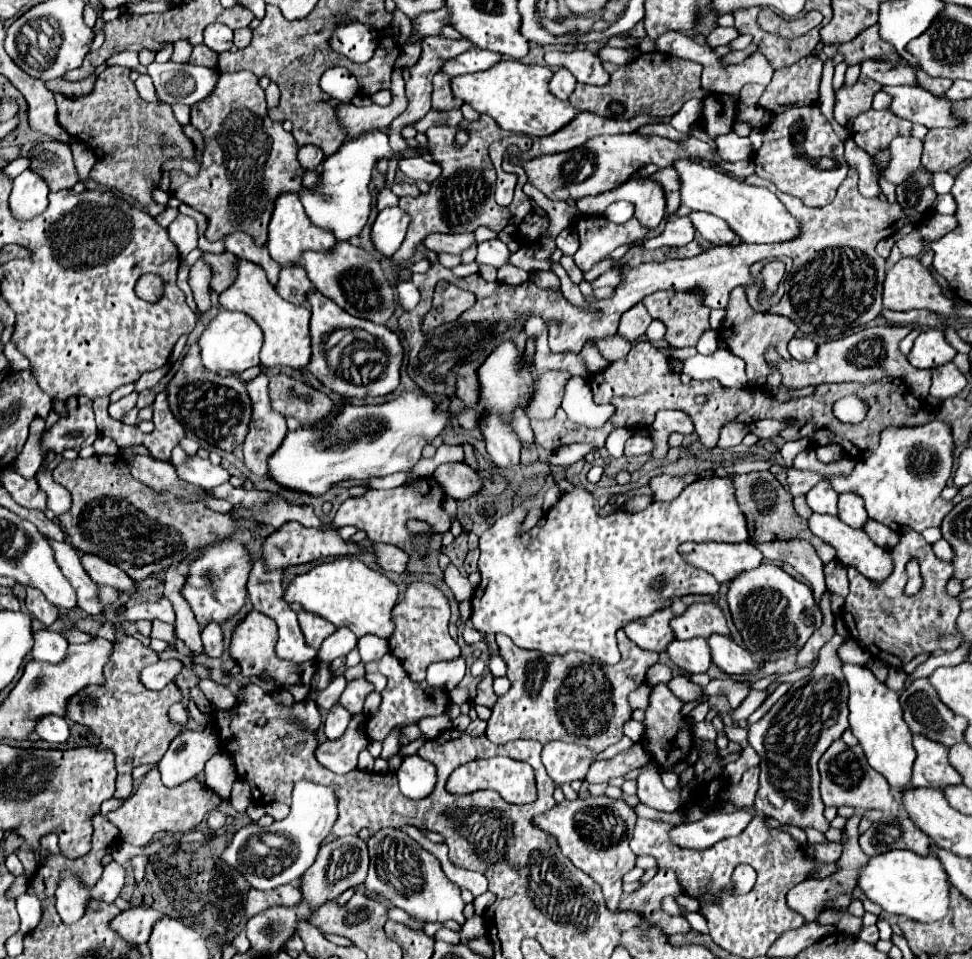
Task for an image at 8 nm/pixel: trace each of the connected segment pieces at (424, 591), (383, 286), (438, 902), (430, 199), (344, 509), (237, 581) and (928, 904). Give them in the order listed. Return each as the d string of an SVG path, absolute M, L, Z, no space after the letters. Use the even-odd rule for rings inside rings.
M423 580L409 582L403 600L399 604L395 604L395 608L391 612L391 620L395 624L395 630L389 636L391 654L395 654L401 660L405 672L409 674L409 678L413 682L425 680L425 670L431 662L453 660L461 654L459 644L449 636L449 630L447 630L449 602L435 584L429 584Z
M339 240L327 252L315 252L315 250L303 252L301 262L303 262L313 286L323 296L333 298L333 302L339 304L345 312L359 316L359 318L365 318L365 320L371 320L375 324L385 324L393 316L395 292L391 290L391 284L379 264L379 260L375 260L365 250L353 246L345 240Z
M383 828L375 832L367 844L371 864L365 886L369 892L385 896L391 906L405 910L413 920L423 924L447 920L465 922L465 902L461 900L461 890L443 874L439 860L431 852L421 848L413 838L397 828Z
M481 116L475 122L463 120L455 128L451 128L451 126L429 128L427 138L429 138L429 150L431 150L435 162L443 168L443 172L441 172L441 178L437 178L431 184L429 194L421 194L419 198L401 198L399 200L399 208L411 218L411 222L409 222L407 236L403 240L401 248L391 258L391 268L395 274L399 274L399 270L407 268L409 260L415 256L415 248L433 232L443 232L443 234L447 234L447 232L473 232L477 226L487 226L487 228L499 232L507 222L521 224L523 218L533 210L529 198L521 190L525 180L527 180L525 174L519 174L515 198L509 206L499 206L493 200L495 168L493 168L489 152L487 152L487 148L491 144L491 118ZM459 128L465 128L469 134L469 142L461 150L457 150L453 146L453 138L455 138L455 132Z
M431 476L423 478L423 480L417 480L411 486L399 486L399 488L393 488L393 490L367 490L363 496L347 498L339 506L333 524L335 526L349 526L351 524L351 526L355 526L359 530L365 530L367 536L373 542L393 544L393 546L399 546L403 550L425 552L427 542L415 540L415 534L405 528L405 522L409 518L419 518L419 520L429 522L435 532L439 532L439 534L447 532L449 530L449 516L441 508L443 496L445 494L443 494L441 486Z
M227 540L217 546L207 548L189 570L189 578L183 586L183 598L191 604L193 614L201 626L209 622L223 622L231 614L235 614L243 604L247 596L247 576L249 576L249 556L243 548L243 542Z
M889 850L871 856L869 862L859 868L857 888L885 912L903 914L919 922L935 922L943 918L949 908L947 872L943 870L939 858L917 856L911 850Z

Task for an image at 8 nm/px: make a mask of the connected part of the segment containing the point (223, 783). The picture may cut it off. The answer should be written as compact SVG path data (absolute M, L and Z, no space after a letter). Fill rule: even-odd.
M217 752L207 764L207 788L215 790L223 800L229 800L233 782L237 780L233 758L227 752Z

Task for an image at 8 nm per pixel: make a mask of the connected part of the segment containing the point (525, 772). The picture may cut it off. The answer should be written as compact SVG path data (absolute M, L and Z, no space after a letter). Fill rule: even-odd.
M488 758L468 762L461 765L447 782L447 790L453 794L469 794L481 788L497 790L507 802L527 804L535 800L535 770L529 768L527 762L511 758Z

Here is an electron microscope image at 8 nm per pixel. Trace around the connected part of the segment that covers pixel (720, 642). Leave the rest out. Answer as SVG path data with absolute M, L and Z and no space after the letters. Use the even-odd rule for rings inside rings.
M711 634L707 638L707 644L711 648L711 662L727 674L749 676L759 668L759 664L753 662L751 652L747 648L741 648L739 644L735 644L733 638L729 638L729 636Z

